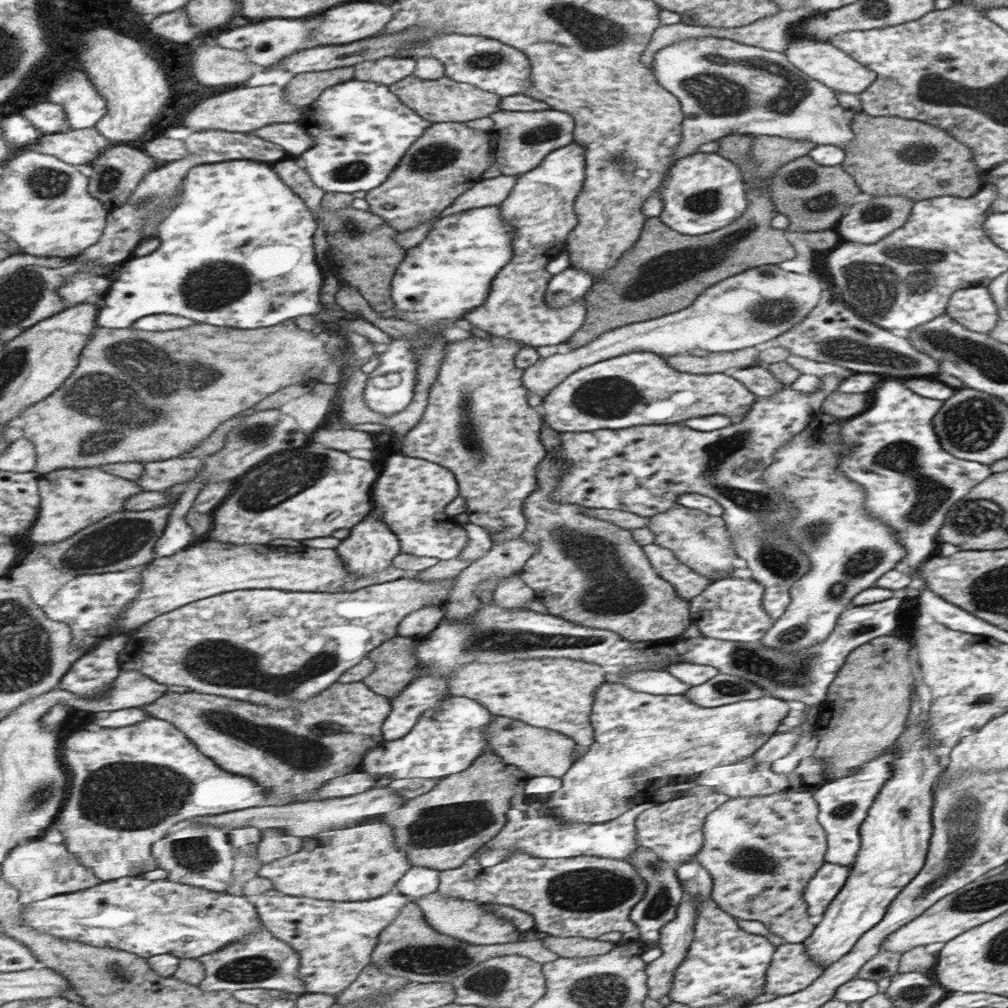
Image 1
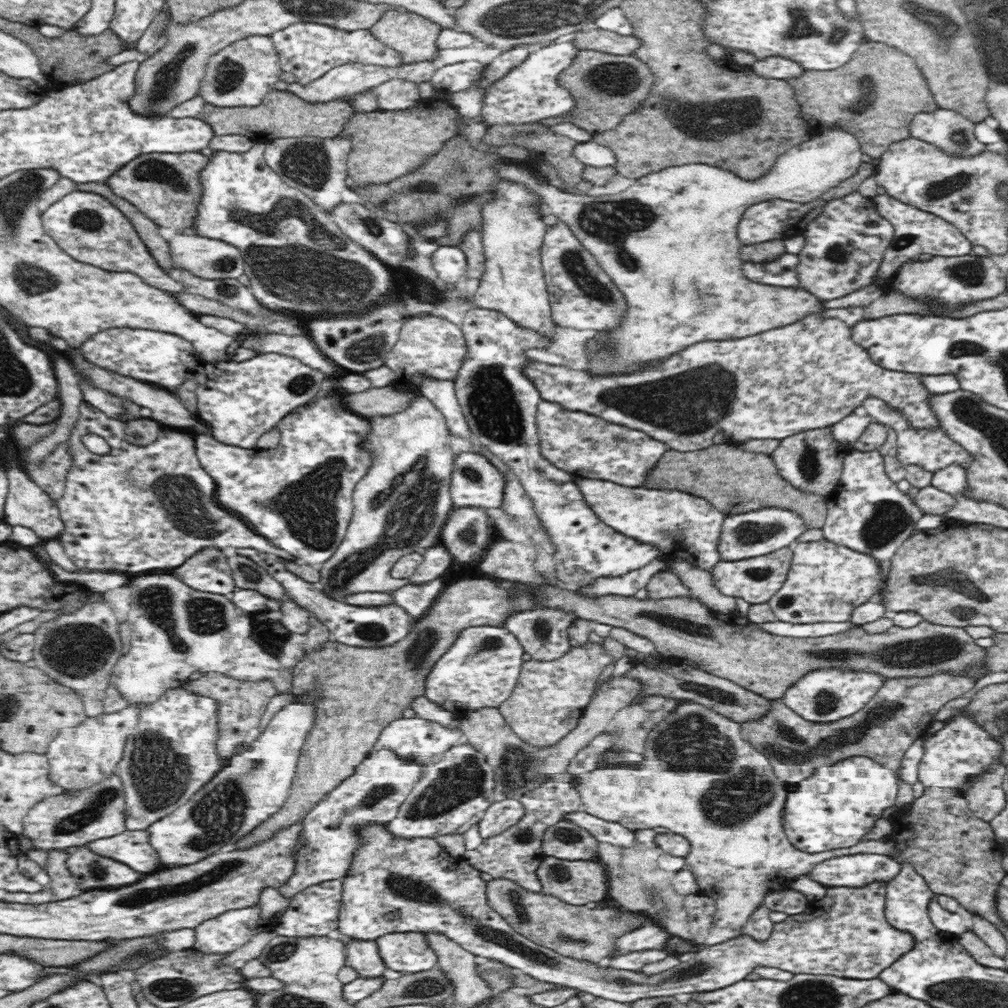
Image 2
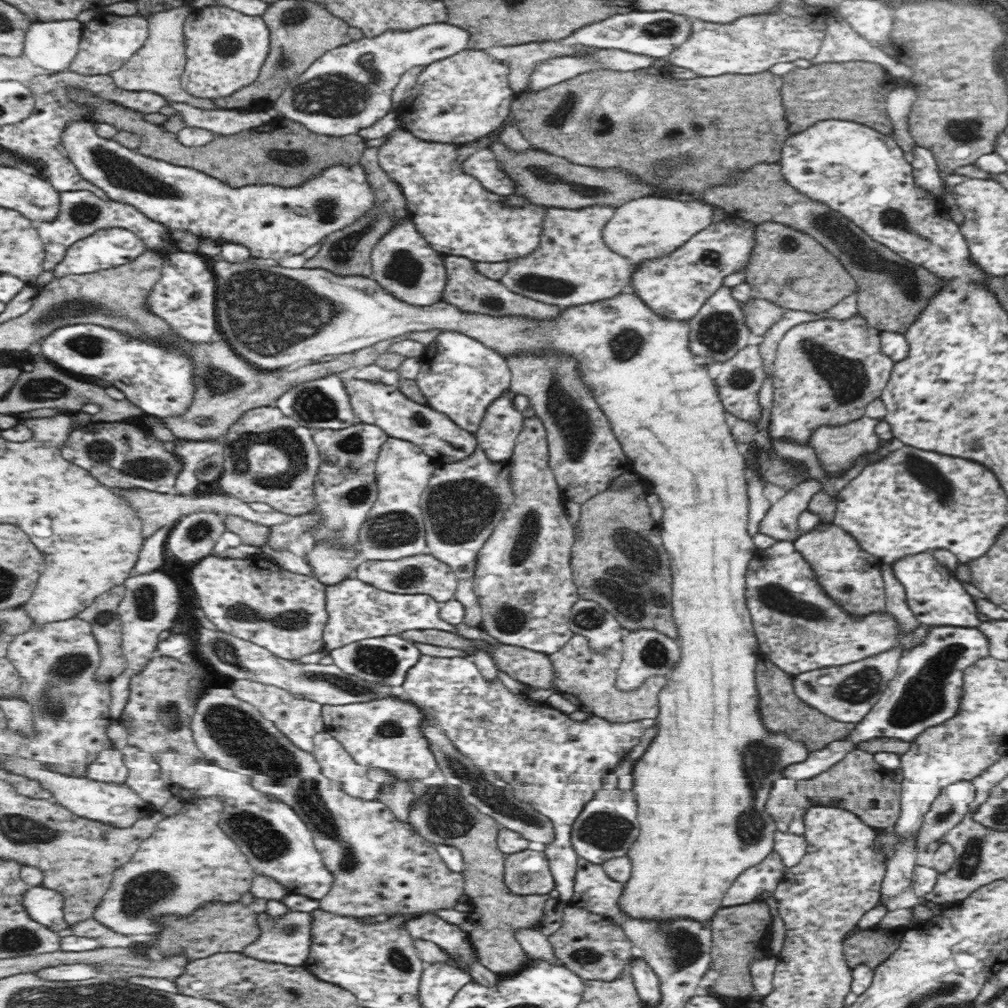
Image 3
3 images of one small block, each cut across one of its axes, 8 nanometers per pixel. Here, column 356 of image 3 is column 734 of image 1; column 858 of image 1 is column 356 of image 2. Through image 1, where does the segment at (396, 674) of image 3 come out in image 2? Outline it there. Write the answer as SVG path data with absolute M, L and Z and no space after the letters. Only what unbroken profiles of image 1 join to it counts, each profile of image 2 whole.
M240 548L238 554L248 556L254 562L258 562L262 568L266 568L284 586L284 590L288 590L288 596L296 604L300 604L302 608L312 612L312 615L316 616L316 620L323 624L324 629L329 629L329 632L336 636L335 640L342 644L353 646L353 648L390 646L411 632L412 617L408 616L406 610L396 603L380 606L350 606L344 602L336 602L332 598L326 598L326 594L322 590L316 590L310 582L296 578L292 572L288 572L284 566L284 560L278 556L260 554L258 550L246 550L246 548Z

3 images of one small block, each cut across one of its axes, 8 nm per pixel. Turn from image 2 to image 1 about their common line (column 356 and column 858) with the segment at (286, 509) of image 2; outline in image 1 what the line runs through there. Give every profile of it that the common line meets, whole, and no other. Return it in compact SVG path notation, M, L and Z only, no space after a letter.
M884 380L884 382L878 386L878 390L876 390L876 406L874 406L874 394L872 394L872 406L870 406L866 412L862 412L860 416L856 416L856 418L852 418L850 422L846 422L846 424L844 424L844 426L846 426L846 432L841 434L842 451L840 451L840 463L838 463L842 464L840 470L844 471L847 474L847 477L850 477L854 482L861 484L865 488L867 493L863 507L867 510L867 513L870 513L870 516L876 518L878 522L884 522L884 524L888 524L888 526L894 528L894 532L897 533L899 541L907 550L907 556L899 562L896 568L900 570L900 572L910 574L910 576L914 574L914 580L916 580L916 568L928 561L930 552L934 552L934 548L936 548L936 534L938 534L938 530L941 530L942 526L945 525L946 516L949 510L954 504L960 501L961 498L964 498L969 493L970 489L977 484L980 484L980 482L984 481L985 478L988 478L992 474L990 465L960 460L942 449L938 440L938 435L932 426L932 418L938 414L940 406L942 406L942 402L932 400L932 398L922 398L922 396L914 394L912 390L908 390L904 384L900 384L898 380Z

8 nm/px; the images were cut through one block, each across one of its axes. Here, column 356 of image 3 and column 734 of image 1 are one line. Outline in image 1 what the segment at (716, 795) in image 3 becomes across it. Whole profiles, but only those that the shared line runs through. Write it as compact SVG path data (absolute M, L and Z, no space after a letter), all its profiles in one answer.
M772 265L725 278L724 282L718 282L718 286L704 292L692 305L678 312L610 329L588 345L539 358L532 366L523 369L522 382L528 396L546 398L576 370L637 350L667 356L686 355L694 348L725 353L754 347L779 337L817 309L823 303L822 298L826 298L826 282L816 274L796 274Z

